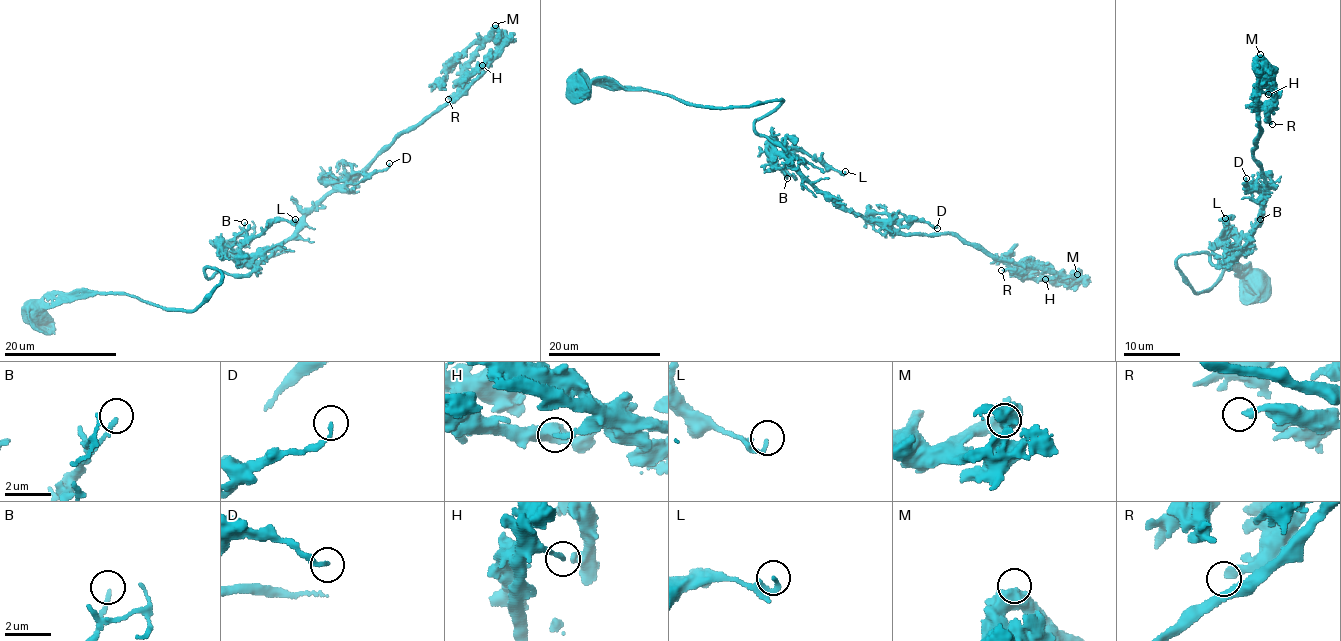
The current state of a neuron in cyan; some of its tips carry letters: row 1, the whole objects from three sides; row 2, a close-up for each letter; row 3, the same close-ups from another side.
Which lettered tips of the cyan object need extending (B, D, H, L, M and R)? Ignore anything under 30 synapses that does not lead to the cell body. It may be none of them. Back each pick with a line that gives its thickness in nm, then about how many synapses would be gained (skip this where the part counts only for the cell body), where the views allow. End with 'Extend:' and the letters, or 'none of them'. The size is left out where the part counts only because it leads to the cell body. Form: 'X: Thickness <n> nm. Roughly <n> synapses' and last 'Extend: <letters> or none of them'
Extend: none of them

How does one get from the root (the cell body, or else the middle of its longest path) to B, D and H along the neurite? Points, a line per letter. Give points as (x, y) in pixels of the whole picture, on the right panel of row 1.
B: (1257, 284), (1230, 267), (1194, 292), (1176, 259), (1204, 252), (1223, 266), (1260, 219)
D: (1257, 284), (1230, 267), (1194, 292), (1176, 265), (1195, 253), (1219, 267), (1238, 256), (1264, 203), (1246, 178)
H: (1257, 284), (1230, 267), (1194, 292), (1176, 259), (1224, 266), (1248, 241), (1268, 94)

